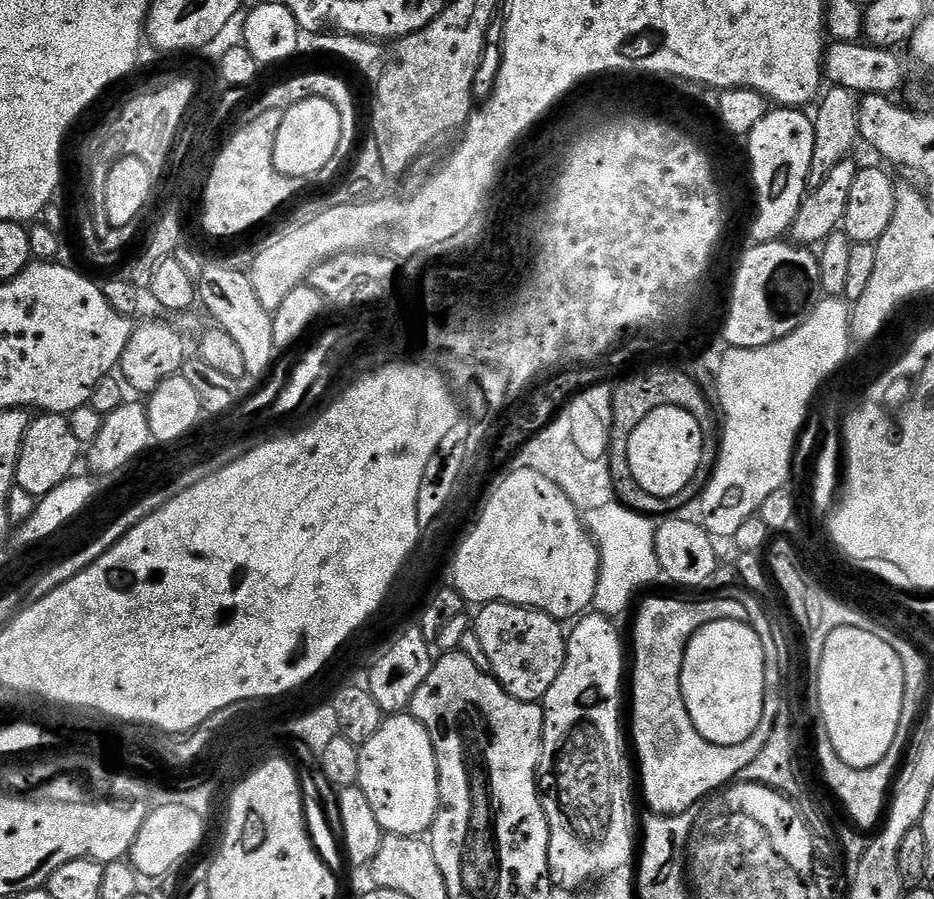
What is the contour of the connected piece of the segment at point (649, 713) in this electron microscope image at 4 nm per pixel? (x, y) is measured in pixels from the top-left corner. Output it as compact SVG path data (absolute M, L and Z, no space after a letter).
M729 594L728 597L716 596L713 600L679 600L676 596L652 596L640 609L636 612L636 625L632 628L632 644L630 640L630 684L632 680L632 716L636 720L644 720L644 724L648 727L648 732L636 732L632 736L632 740L636 743L636 756L640 759L640 768L638 764L638 784L644 787L644 800L657 812L660 816L676 816L679 812L688 812L695 806L699 800L707 798L711 792L719 790L723 784L728 784L740 777L742 770L746 770L746 766L750 766L750 762L754 762L754 758L758 758L758 754L762 754L770 734L774 734L775 715L765 714L758 722L758 730L754 730L754 734L750 738L746 738L746 742L742 742L738 748L727 748L726 746L718 746L714 742L706 742L706 738L702 738L702 734L698 734L698 730L694 726L694 722L690 722L690 710L686 710L686 702L682 698L682 662L686 658L686 650L690 646L690 642L694 638L694 634L698 634L698 630L702 630L702 626L706 626L710 622L718 622L719 620L748 620L748 605L738 602L735 595Z

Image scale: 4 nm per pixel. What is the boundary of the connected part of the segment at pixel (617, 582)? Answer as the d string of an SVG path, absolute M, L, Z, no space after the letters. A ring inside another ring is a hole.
M617 500L581 515L600 552L600 574L593 609L609 618L624 613L634 594L661 577L656 550L657 525L651 517L638 514Z

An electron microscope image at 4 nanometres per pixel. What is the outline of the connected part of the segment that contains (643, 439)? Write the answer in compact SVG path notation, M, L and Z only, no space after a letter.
M678 406L653 408L644 415L642 422L638 422L634 434L630 434L630 446L628 447L630 470L633 472L635 480L638 481L638 486L642 486L642 490L646 490L646 494L654 494L658 498L679 496L686 490L686 486L690 486L694 477L700 475L700 463L705 443L706 434L702 430L698 418L694 418L694 414L690 414Z

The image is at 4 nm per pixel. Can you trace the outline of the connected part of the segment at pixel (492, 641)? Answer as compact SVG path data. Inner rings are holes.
M501 600L493 604L485 604L474 616L474 631L478 642L482 642L482 650L486 650L486 658L490 658L490 673L497 682L514 698L529 702L543 701L546 690L554 686L558 674L564 665L568 653L568 641L561 621L539 612L536 608L523 608L517 604L504 604Z

